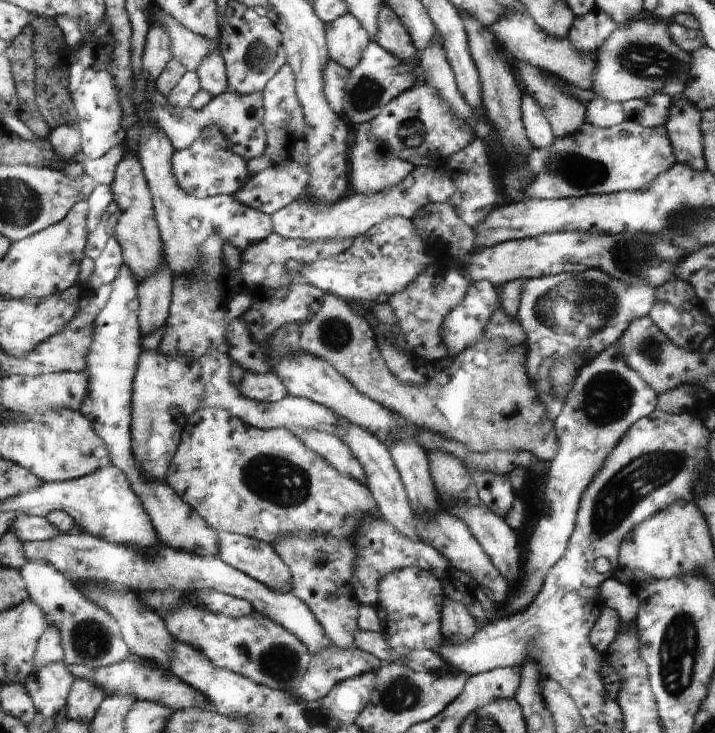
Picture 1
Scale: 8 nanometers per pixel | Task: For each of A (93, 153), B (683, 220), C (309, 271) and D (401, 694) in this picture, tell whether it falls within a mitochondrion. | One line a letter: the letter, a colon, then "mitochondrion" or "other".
A: other
B: mitochondrion
C: other
D: mitochondrion

